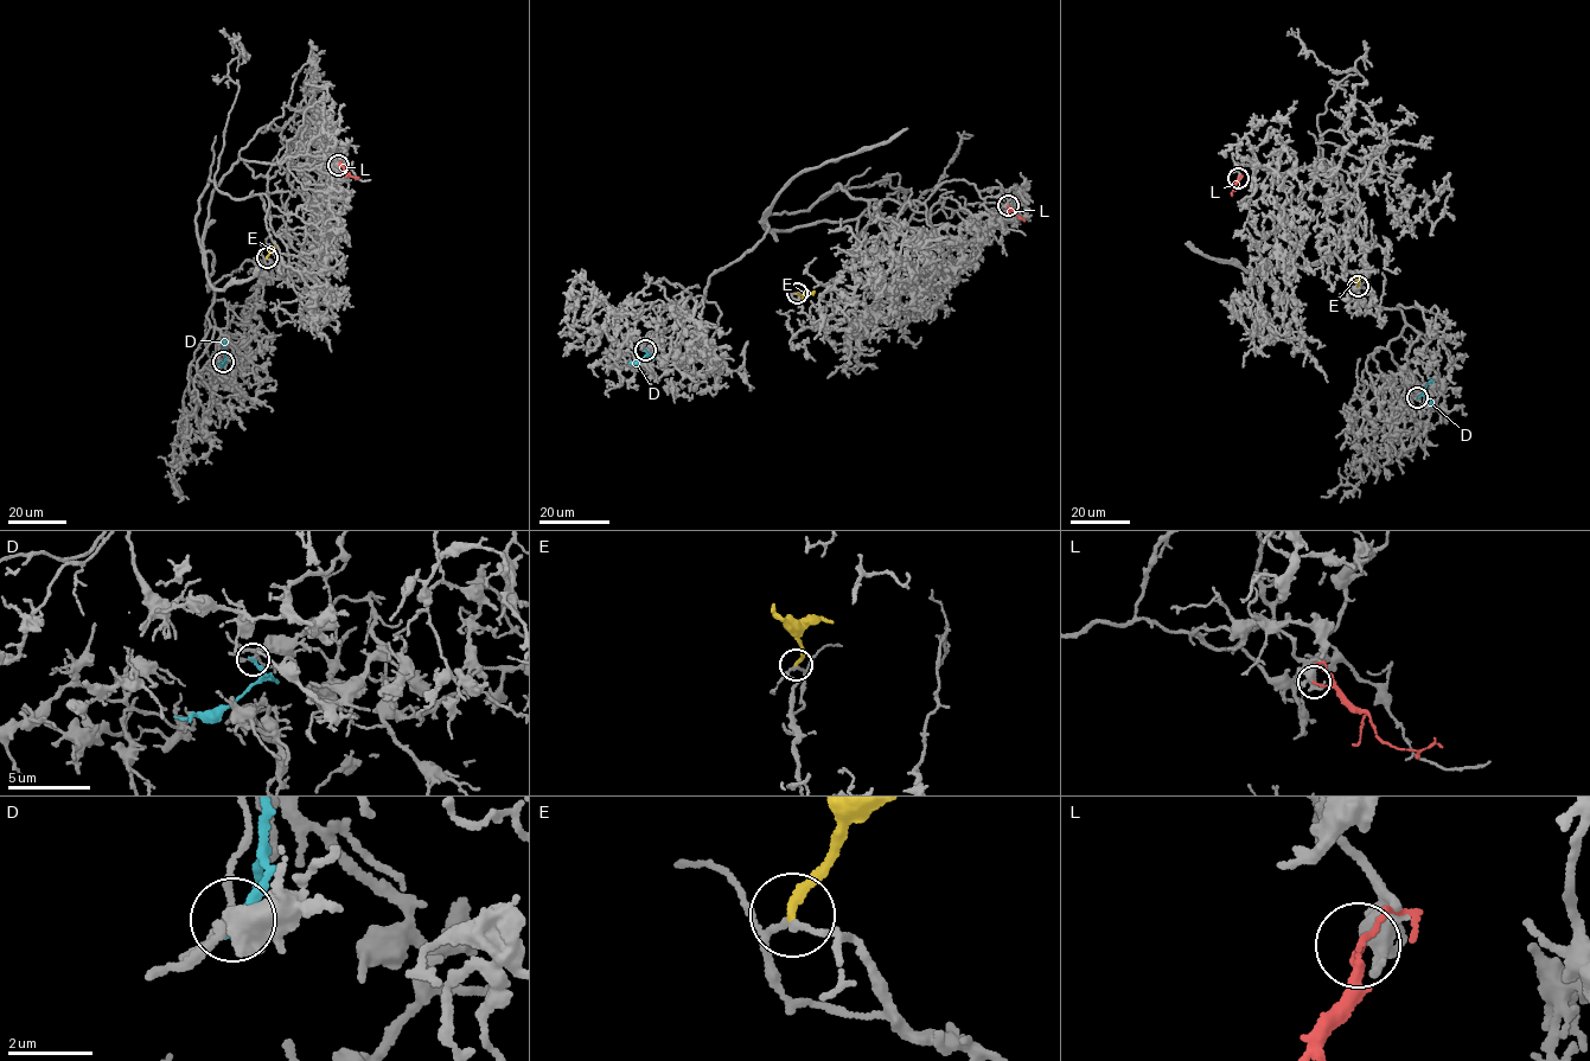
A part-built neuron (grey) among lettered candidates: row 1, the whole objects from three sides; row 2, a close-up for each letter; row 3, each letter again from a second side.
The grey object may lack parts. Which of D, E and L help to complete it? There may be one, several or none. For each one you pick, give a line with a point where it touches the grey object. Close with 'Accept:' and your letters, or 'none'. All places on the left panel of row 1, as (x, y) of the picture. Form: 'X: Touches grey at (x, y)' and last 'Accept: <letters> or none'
Accept: none

